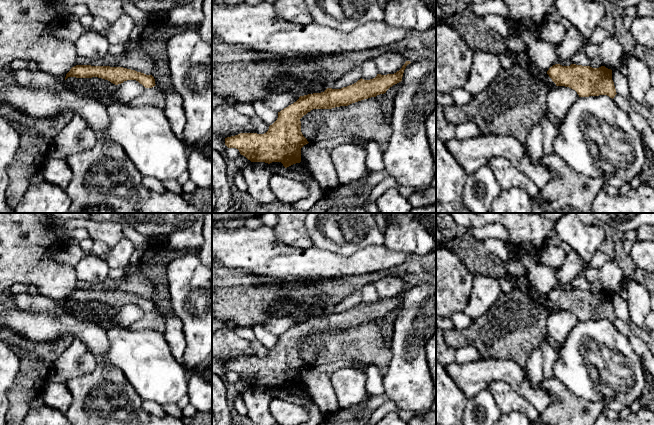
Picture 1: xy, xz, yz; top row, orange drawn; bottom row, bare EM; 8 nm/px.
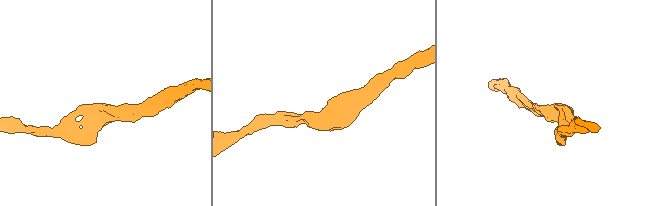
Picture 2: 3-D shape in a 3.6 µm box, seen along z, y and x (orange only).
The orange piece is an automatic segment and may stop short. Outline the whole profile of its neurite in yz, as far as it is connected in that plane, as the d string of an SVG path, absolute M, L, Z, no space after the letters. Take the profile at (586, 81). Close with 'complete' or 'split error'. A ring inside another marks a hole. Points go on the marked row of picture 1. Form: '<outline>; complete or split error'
M555 64L549 68L547 74L556 86L569 87L575 90L579 97L607 95L613 99L617 94L612 70L605 66L592 68L576 64Z; complete

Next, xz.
M410 61L394 74L360 79L341 89L327 88L324 92L300 96L288 107L278 112L277 120L264 134L240 133L225 138L228 148L236 148L251 162L281 162L285 168L301 162L301 148L309 142L301 132L300 119L313 109L332 109L384 94L402 81Z; complete

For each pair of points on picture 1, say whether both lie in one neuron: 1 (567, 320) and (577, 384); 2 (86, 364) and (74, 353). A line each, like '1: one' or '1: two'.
1: two
2: one

